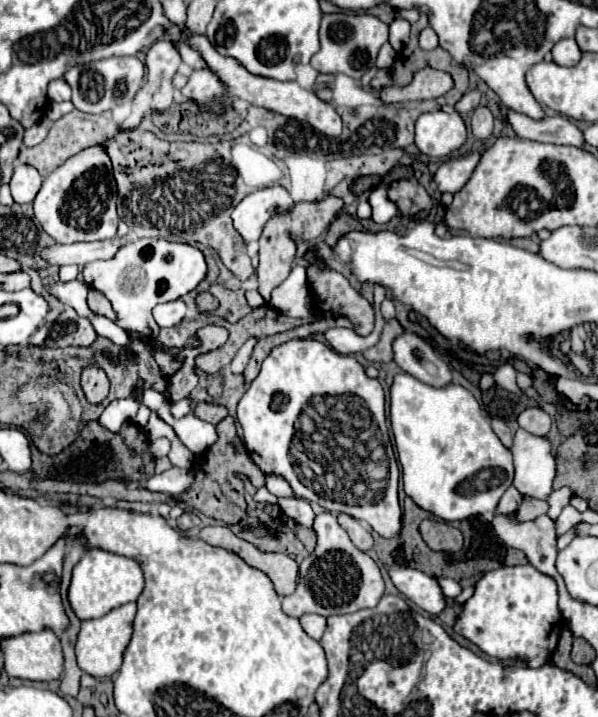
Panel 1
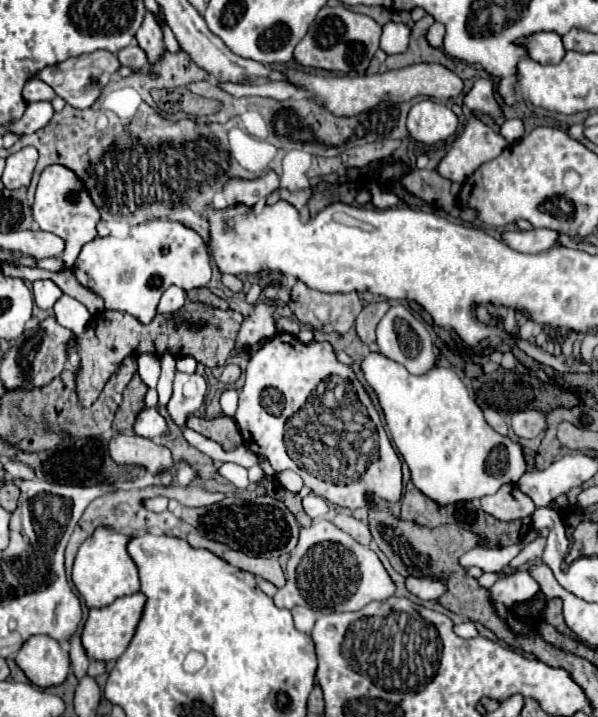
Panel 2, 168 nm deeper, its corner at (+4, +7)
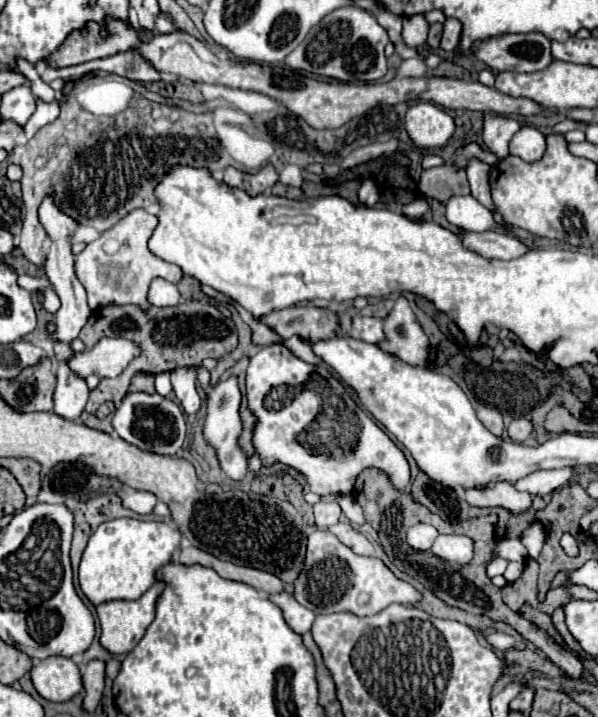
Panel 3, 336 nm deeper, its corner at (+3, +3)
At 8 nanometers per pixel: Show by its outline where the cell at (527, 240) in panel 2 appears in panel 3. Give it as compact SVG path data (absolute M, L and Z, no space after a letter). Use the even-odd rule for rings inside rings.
M460 230L460 236L464 240L464 246L470 250L482 254L484 258L498 258L498 260L512 260L518 256L524 256L530 248L522 244L516 236L506 232L464 232Z

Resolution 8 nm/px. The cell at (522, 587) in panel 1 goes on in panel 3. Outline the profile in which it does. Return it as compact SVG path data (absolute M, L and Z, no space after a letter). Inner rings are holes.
M534 522L522 536L520 536L522 542L526 542L526 548L530 552L530 560L538 560L540 552L542 552L542 546L546 542L546 528L542 522Z

